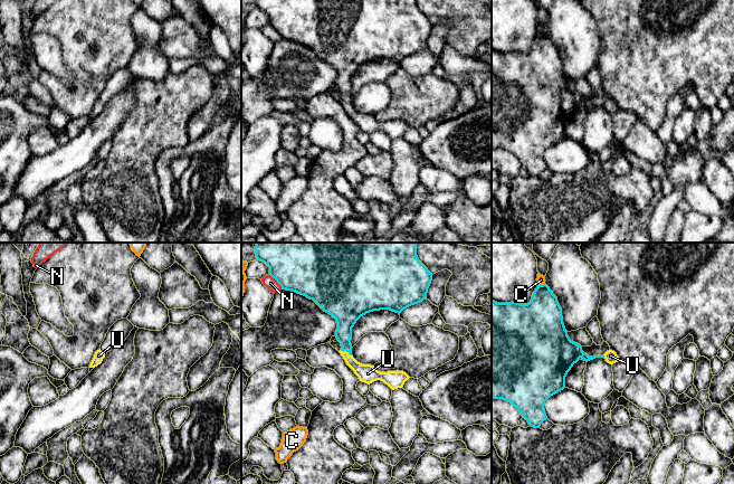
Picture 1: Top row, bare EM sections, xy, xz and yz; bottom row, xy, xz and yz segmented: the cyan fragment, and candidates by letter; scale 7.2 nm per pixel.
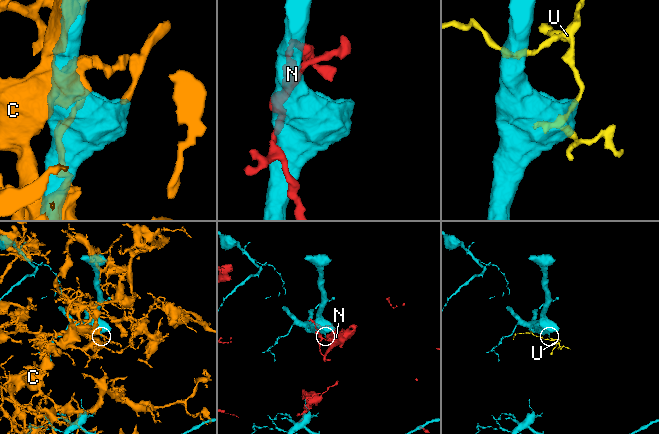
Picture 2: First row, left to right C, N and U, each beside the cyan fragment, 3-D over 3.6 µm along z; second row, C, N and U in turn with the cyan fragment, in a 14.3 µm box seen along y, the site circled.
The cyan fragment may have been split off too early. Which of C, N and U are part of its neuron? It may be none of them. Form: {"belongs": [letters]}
{"belongs": ["U"]}

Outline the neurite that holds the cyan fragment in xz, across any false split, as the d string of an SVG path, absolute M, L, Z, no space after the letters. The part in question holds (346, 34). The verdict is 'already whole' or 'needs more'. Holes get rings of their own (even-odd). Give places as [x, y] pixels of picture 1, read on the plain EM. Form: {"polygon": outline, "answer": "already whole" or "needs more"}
{"polygon": "M255 0L256 8L269 17L269 25L282 39L313 49L337 73L335 86L346 114L368 134L381 130L392 140L402 137L410 127L403 121L380 122L374 115L362 114L352 105L352 77L366 63L404 58L427 48L432 23L419 10L417 0Z", "answer": "needs more"}

